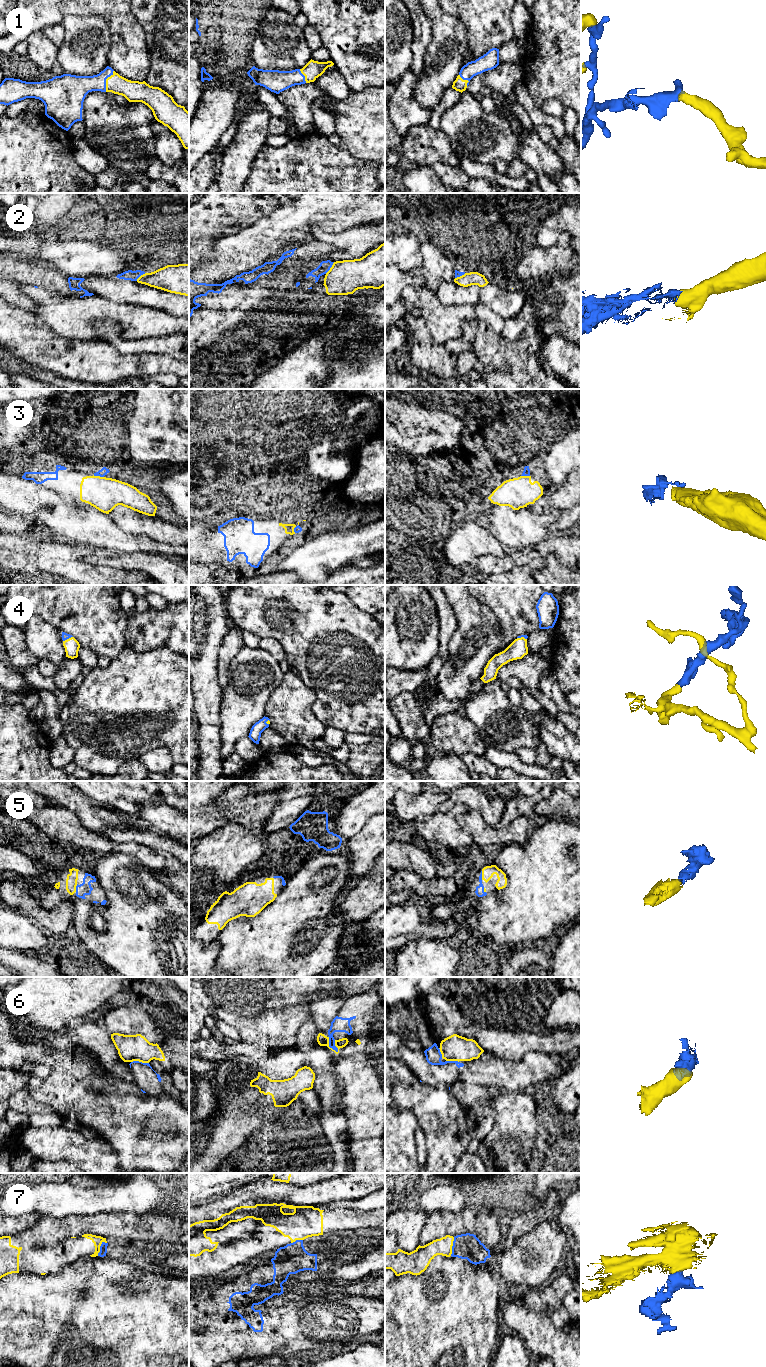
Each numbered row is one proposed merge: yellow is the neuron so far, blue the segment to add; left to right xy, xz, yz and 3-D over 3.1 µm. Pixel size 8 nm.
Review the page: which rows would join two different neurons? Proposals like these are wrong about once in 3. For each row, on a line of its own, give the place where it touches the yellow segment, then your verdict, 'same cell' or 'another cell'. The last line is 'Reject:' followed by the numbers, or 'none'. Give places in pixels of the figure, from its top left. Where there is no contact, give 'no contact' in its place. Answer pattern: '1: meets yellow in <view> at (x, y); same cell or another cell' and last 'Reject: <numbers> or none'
1: meets yellow in xy at (106, 81); same cell
2: meets yellow in xz at (330, 268); another cell
3: meets yellow in xy at (98, 476); same cell
4: meets yellow in xy at (67, 639); same cell
5: meets yellow in yz at (482, 875); same cell
6: meets yellow in xz at (328, 1045); another cell
7: meets yellow in yz at (452, 1245); another cell
Reject: 2, 6, 7

